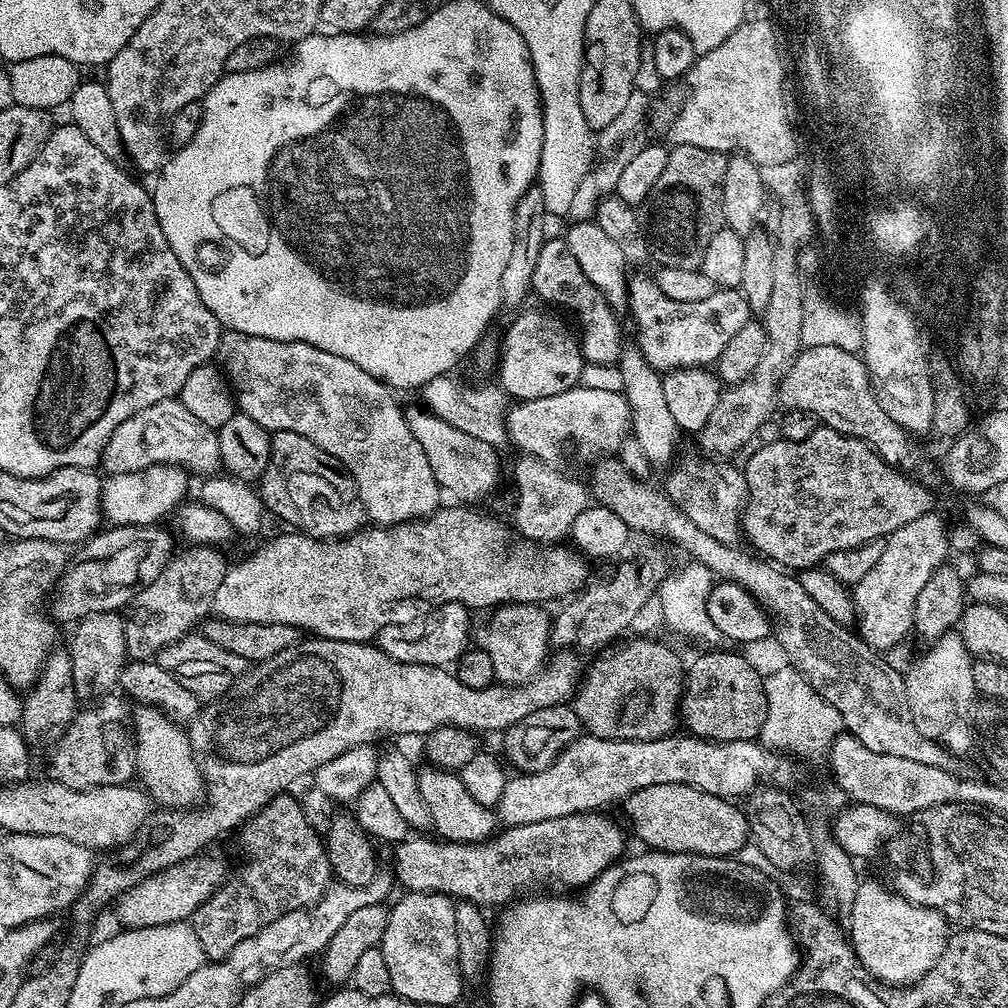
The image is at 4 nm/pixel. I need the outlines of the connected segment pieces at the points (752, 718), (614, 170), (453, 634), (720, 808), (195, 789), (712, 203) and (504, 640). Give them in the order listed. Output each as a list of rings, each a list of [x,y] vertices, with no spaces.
[[[720,650],[705,651],[705,656],[687,665],[679,719],[699,740],[717,740],[719,744],[756,740],[767,716],[765,677],[746,657],[716,651]]]
[[[637,86],[632,88],[630,97],[626,101],[625,108],[610,122],[609,126],[601,128],[597,131],[594,138],[594,148],[597,155],[616,156],[614,158],[604,158],[597,161],[597,164],[588,172],[582,183],[578,186],[578,191],[574,194],[573,203],[570,205],[568,216],[573,221],[589,221],[596,212],[596,207],[600,201],[604,190],[602,188],[614,188],[618,182],[618,178],[622,176],[622,172],[626,168],[627,163],[631,161],[639,153],[644,150],[648,143],[648,137],[644,134],[644,124],[648,116],[650,108],[650,96],[642,90],[643,87]]]
[[[437,603],[423,617],[424,625],[421,626],[420,633],[416,637],[412,637],[413,625],[405,622],[386,626],[374,637],[374,640],[386,655],[403,664],[421,664],[435,668],[452,666],[470,644],[468,641],[468,615],[470,615],[469,609],[463,604]]]
[[[664,782],[664,783],[662,783],[662,784],[659,784],[659,785],[658,785],[658,786],[646,786],[646,787],[645,787],[645,788],[643,788],[643,789],[642,789],[642,790],[638,790],[638,791],[637,791],[637,792],[635,792],[635,793],[634,793],[634,794],[630,794],[630,795],[629,795],[629,796],[626,796],[626,797],[624,797],[624,799],[623,799],[623,801],[622,801],[622,807],[624,807],[624,816],[625,816],[625,818],[626,818],[626,819],[628,819],[628,824],[629,824],[629,825],[628,825],[628,824],[627,824],[627,827],[628,827],[628,828],[629,828],[629,829],[630,829],[630,832],[631,832],[631,828],[630,828],[630,827],[632,827],[632,832],[633,832],[633,834],[634,834],[634,835],[636,835],[636,836],[637,836],[637,838],[638,838],[638,839],[640,839],[640,840],[641,840],[641,842],[642,842],[642,843],[644,843],[644,845],[643,845],[643,847],[644,847],[644,848],[645,848],[645,849],[648,849],[648,850],[655,850],[655,851],[657,851],[657,852],[693,852],[693,853],[694,853],[694,854],[702,854],[702,855],[703,855],[703,856],[726,856],[726,857],[729,857],[729,858],[732,858],[732,857],[735,857],[735,856],[736,856],[736,855],[737,855],[737,853],[738,853],[738,852],[739,852],[739,851],[740,851],[740,850],[742,850],[742,848],[743,848],[743,846],[744,846],[744,844],[746,844],[746,843],[749,843],[749,840],[750,840],[750,828],[749,828],[749,832],[748,832],[748,824],[749,824],[749,826],[750,826],[750,820],[749,820],[749,817],[748,817],[748,816],[747,816],[747,815],[746,815],[746,812],[745,812],[745,816],[746,816],[746,817],[744,817],[744,812],[743,812],[743,810],[742,810],[742,809],[740,809],[740,808],[735,808],[735,806],[734,806],[734,805],[732,805],[732,804],[735,804],[735,803],[733,803],[733,801],[732,801],[732,800],[731,800],[731,799],[728,799],[728,798],[725,798],[725,797],[723,797],[723,796],[715,796],[715,795],[714,795],[714,794],[706,794],[706,793],[705,793],[705,792],[703,792],[703,791],[702,791],[702,790],[698,790],[698,789],[697,789],[697,788],[695,788],[695,787],[694,787],[694,786],[686,786],[686,785],[685,785],[685,784],[679,784],[679,783],[678,783],[678,782]]]
[[[140,706],[135,709],[136,728],[134,724],[134,768],[138,773],[139,783],[153,801],[160,803],[164,810],[191,810],[205,799],[204,779],[198,770],[198,762],[192,753],[192,747],[188,741],[188,733],[184,731],[174,720],[169,720],[163,712],[156,708]]]
[[[689,144],[675,145],[666,158],[666,166],[658,177],[658,182],[650,190],[644,203],[639,205],[638,213],[643,235],[647,239],[651,259],[657,260],[657,265],[674,270],[699,270],[702,258],[706,258],[706,249],[714,234],[725,227],[722,214],[722,182],[726,178],[728,156],[723,152],[702,150],[702,146]]]
[[[505,602],[491,613],[488,637],[482,641],[482,647],[494,661],[494,674],[499,683],[505,686],[524,684],[544,667],[550,652],[552,620],[542,609],[540,604]]]

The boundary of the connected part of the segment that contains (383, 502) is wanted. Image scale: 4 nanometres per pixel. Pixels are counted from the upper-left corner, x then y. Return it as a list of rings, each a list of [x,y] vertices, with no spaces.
[[[232,329],[221,333],[217,357],[232,385],[239,411],[271,433],[301,434],[339,461],[352,476],[365,515],[375,525],[391,527],[408,520],[423,519],[439,508],[442,490],[431,473],[430,462],[422,446],[415,441],[410,426],[406,424],[403,407],[400,408],[387,385],[367,374],[360,366],[308,343],[286,343]]]

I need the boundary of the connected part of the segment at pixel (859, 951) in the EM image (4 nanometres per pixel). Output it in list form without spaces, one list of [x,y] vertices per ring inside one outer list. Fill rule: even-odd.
[[[865,879],[860,882],[854,897],[850,939],[861,968],[873,981],[881,980],[891,986],[911,986],[921,980],[944,953],[950,924],[943,913],[934,909],[905,902],[900,904],[901,908],[892,908],[896,902],[897,897],[891,891],[887,890],[880,896],[878,881]]]

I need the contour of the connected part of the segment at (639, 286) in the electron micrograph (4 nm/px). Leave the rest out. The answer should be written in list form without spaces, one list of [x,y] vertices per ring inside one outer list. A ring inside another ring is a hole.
[[[635,275],[628,281],[626,308],[632,311],[636,323],[641,355],[660,374],[674,368],[715,365],[730,338],[754,316],[739,288],[718,288],[710,298],[702,298],[702,302],[674,302],[674,298],[662,294],[659,279]]]

